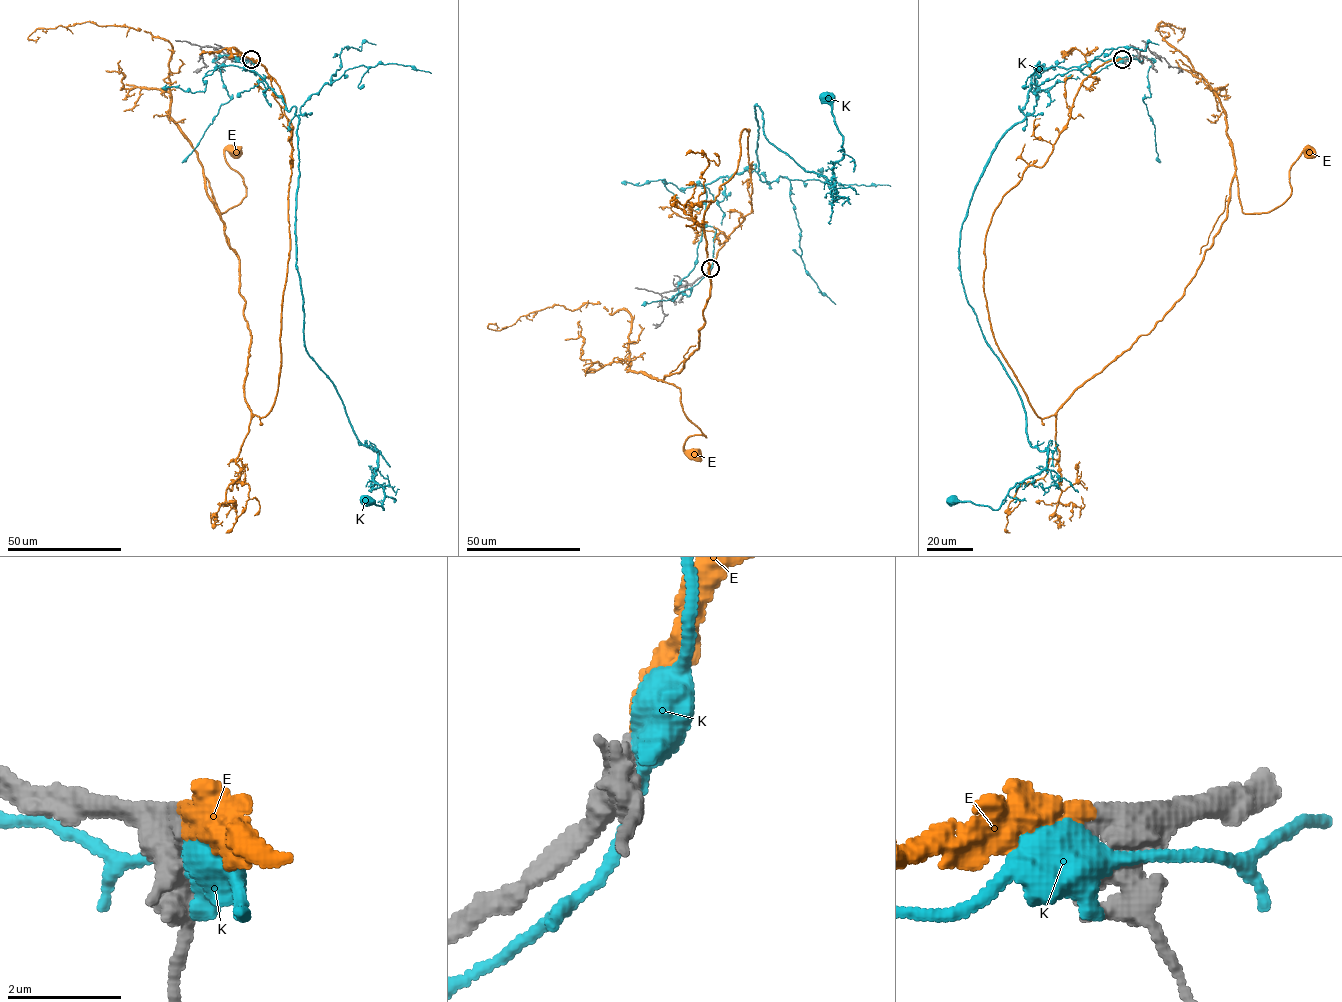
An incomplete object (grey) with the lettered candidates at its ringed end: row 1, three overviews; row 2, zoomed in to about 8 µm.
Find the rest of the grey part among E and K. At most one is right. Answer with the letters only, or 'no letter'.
E

